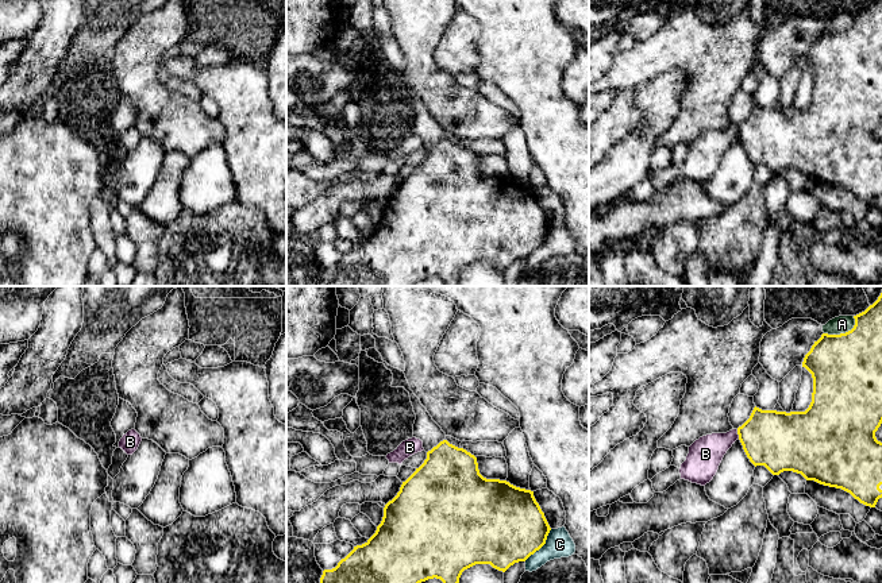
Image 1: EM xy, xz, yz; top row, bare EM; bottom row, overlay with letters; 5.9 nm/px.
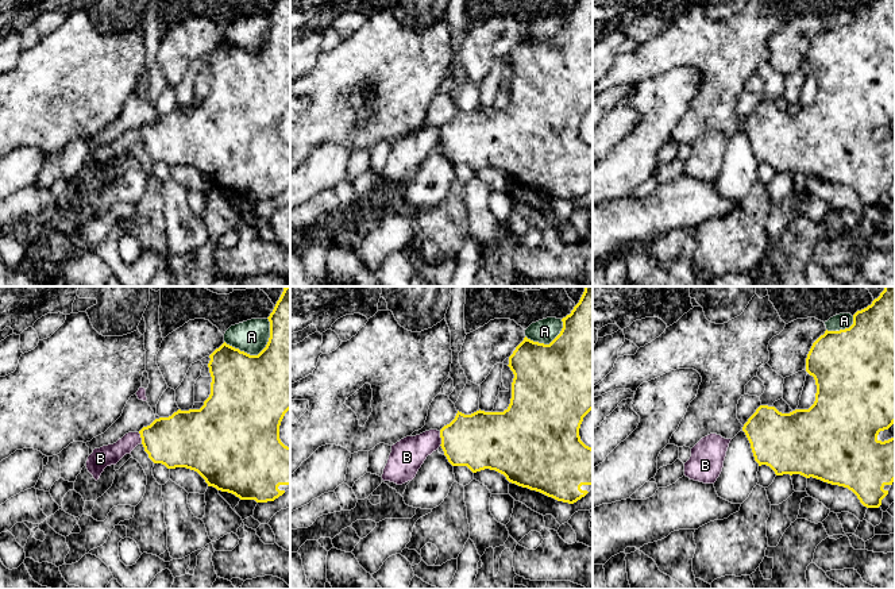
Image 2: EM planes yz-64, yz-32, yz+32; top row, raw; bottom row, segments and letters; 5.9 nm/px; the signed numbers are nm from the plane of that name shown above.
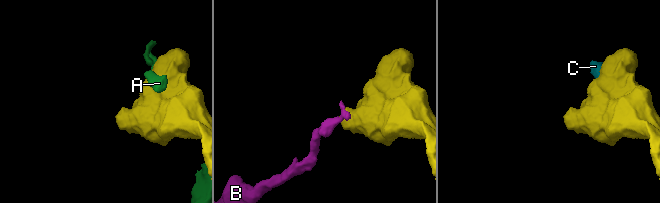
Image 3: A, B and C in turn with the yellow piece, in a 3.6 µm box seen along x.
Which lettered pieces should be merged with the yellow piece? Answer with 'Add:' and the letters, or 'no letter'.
Add: no letter

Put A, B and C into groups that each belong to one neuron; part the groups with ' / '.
A / B / C

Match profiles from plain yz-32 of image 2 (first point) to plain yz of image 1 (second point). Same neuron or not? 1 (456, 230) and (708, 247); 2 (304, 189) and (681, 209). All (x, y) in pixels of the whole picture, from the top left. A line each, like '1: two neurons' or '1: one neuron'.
1: one neuron
2: two neurons

